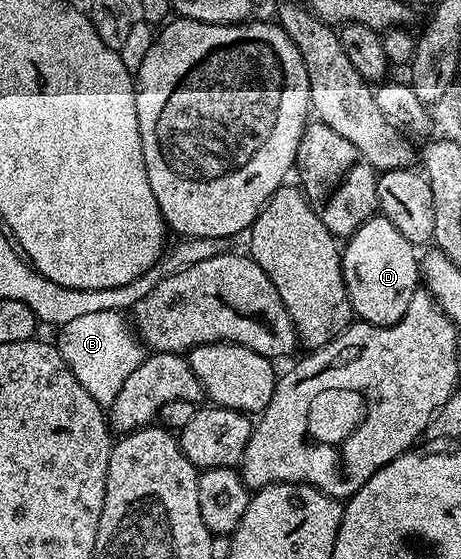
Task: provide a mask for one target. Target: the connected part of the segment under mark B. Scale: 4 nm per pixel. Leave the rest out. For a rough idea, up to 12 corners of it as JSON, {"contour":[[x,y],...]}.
{"contour":[[118,311],[89,313],[54,342],[78,385],[111,408],[146,348]]}

